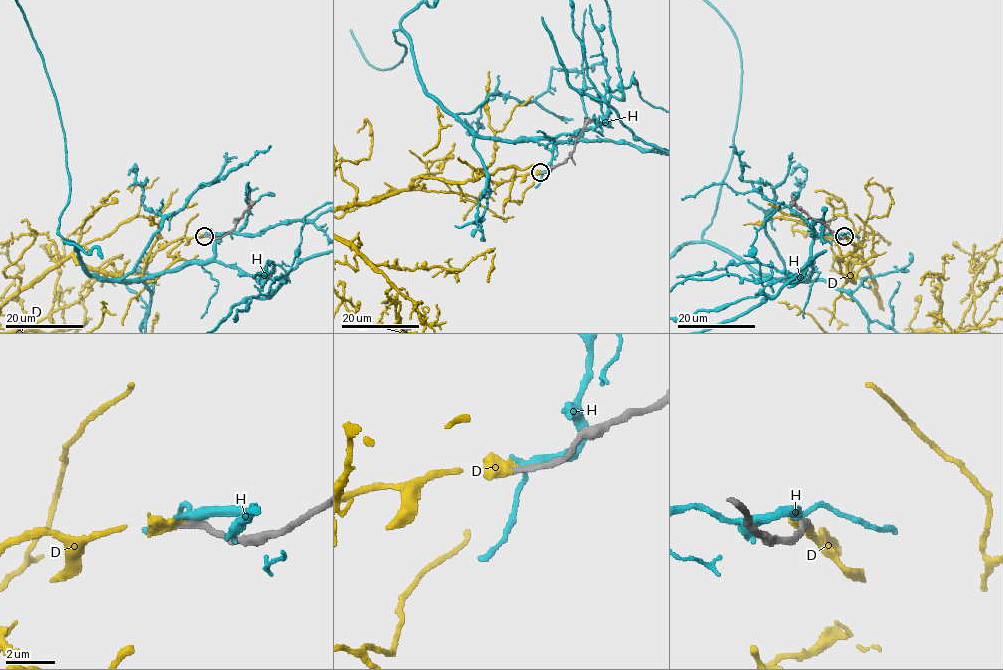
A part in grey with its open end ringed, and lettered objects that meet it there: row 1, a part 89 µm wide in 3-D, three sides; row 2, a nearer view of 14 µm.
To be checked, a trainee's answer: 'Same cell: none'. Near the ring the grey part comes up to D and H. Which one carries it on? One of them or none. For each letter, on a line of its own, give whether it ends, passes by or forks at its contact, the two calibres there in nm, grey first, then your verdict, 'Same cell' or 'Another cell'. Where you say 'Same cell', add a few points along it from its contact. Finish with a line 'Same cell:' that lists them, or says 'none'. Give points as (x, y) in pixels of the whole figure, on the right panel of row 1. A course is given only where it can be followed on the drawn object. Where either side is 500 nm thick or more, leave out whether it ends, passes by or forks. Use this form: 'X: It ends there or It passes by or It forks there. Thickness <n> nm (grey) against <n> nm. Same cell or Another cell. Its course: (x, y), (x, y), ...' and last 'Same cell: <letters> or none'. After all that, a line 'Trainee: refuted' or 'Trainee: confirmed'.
D: It passes by. Thickness 340 nm (grey) against 260 nm. Same cell
H: It passes by. Thickness 380 nm (grey) against 320 nm. Another cell
Same cell: D
Trainee: refuted

